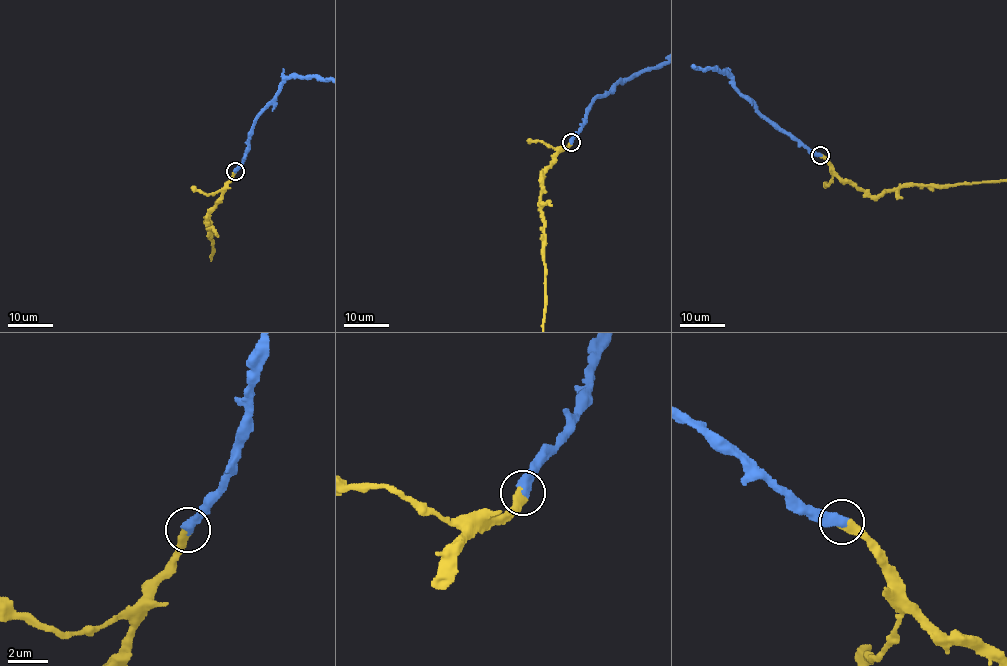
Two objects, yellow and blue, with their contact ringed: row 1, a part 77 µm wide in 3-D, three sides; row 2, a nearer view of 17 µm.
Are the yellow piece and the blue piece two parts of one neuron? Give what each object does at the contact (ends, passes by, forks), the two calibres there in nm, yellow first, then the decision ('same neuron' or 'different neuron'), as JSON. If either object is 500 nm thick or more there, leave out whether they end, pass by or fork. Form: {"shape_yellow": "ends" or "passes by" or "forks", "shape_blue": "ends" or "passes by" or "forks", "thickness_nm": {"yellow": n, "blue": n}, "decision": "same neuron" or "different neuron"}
{"thickness_nm": {"yellow": 360, "blue": 500}, "decision": "same neuron"}

